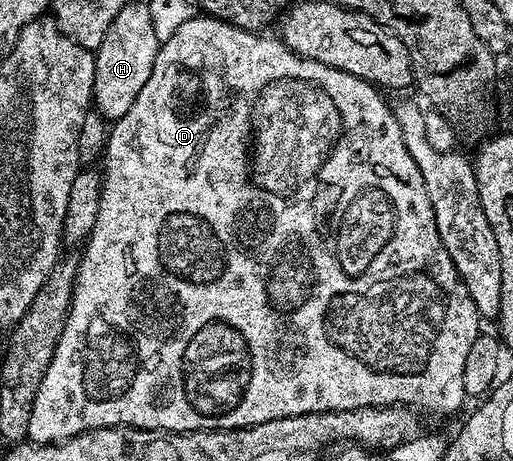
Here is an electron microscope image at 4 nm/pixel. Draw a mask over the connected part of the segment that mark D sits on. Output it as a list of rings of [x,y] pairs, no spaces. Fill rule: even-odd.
[[[196,16],[185,20],[185,24],[181,24],[181,28],[177,28],[177,32],[173,36],[169,36],[169,40],[161,43],[157,52],[157,60],[153,64],[153,72],[149,76],[149,80],[145,80],[145,88],[141,88],[137,100],[133,100],[133,108],[129,108],[129,112],[125,112],[125,116],[114,119],[107,136],[107,148],[103,151],[101,159],[101,173],[103,175],[101,209],[97,211],[97,224],[93,224],[93,232],[81,250],[79,271],[75,277],[75,287],[71,297],[71,307],[65,320],[65,328],[57,340],[57,348],[53,352],[53,360],[45,372],[45,380],[41,380],[41,388],[37,388],[37,396],[33,400],[33,416],[29,416],[29,432],[27,433],[27,438],[30,441],[41,445],[49,445],[63,442],[67,438],[84,433],[86,430],[103,429],[106,426],[133,426],[137,429],[145,430],[172,430],[178,434],[184,434],[187,430],[240,430],[246,426],[265,424],[269,420],[277,420],[285,416],[301,416],[302,414],[316,414],[317,412],[329,412],[330,410],[352,410],[353,408],[365,408],[366,406],[409,406],[418,408],[420,411],[432,410],[435,414],[451,414],[454,410],[462,408],[463,401],[468,401],[469,396],[465,392],[465,356],[469,356],[469,347],[473,345],[473,340],[479,338],[481,319],[477,308],[473,304],[473,299],[469,296],[469,291],[465,289],[465,284],[449,256],[449,252],[445,252],[445,248],[441,244],[441,236],[437,232],[437,224],[435,223],[433,204],[429,204],[429,192],[425,192],[425,180],[421,180],[421,168],[417,168],[413,156],[409,154],[409,148],[405,148],[405,140],[401,136],[401,128],[395,119],[394,109],[389,105],[389,102],[387,106],[386,100],[382,98],[384,95],[371,83],[353,76],[349,72],[329,68],[329,64],[321,64],[317,60],[303,58],[300,54],[293,53],[278,37],[263,37],[267,36],[253,30],[243,30],[239,26],[234,26],[232,22],[222,22],[221,19],[210,16]],[[379,196],[393,196],[397,200],[395,202],[397,212],[399,212],[397,234],[395,234],[391,246],[387,248],[387,252],[397,254],[397,258],[393,260],[393,262],[397,262],[397,266],[375,268],[373,280],[351,280],[347,288],[343,288],[343,286],[337,286],[337,288],[363,292],[363,290],[367,290],[363,286],[363,282],[375,282],[373,286],[369,286],[369,290],[371,288],[393,288],[393,290],[373,290],[375,310],[379,310],[385,318],[375,318],[375,322],[371,320],[371,324],[363,324],[363,334],[359,334],[355,338],[347,336],[347,342],[335,344],[335,336],[329,338],[329,316],[331,316],[329,306],[331,306],[331,294],[335,292],[333,278],[329,278],[329,276],[331,276],[333,270],[337,272],[337,262],[343,262],[341,250],[335,250],[335,246],[341,248],[345,244],[345,240],[347,240],[347,218],[355,216],[355,226],[357,226],[357,218],[363,218],[363,210],[367,210],[363,206],[355,206],[355,202],[361,200],[361,198],[375,198],[375,212],[377,212]],[[309,252],[313,252],[313,258],[323,264],[323,266],[317,268],[317,276],[321,280],[319,286],[317,286],[319,292],[317,292],[317,298],[311,298],[307,302],[307,306],[301,308],[299,314],[293,314],[289,318],[291,320],[289,322],[285,312],[281,316],[281,284],[299,284],[299,278],[297,278],[299,254],[309,254]]]

